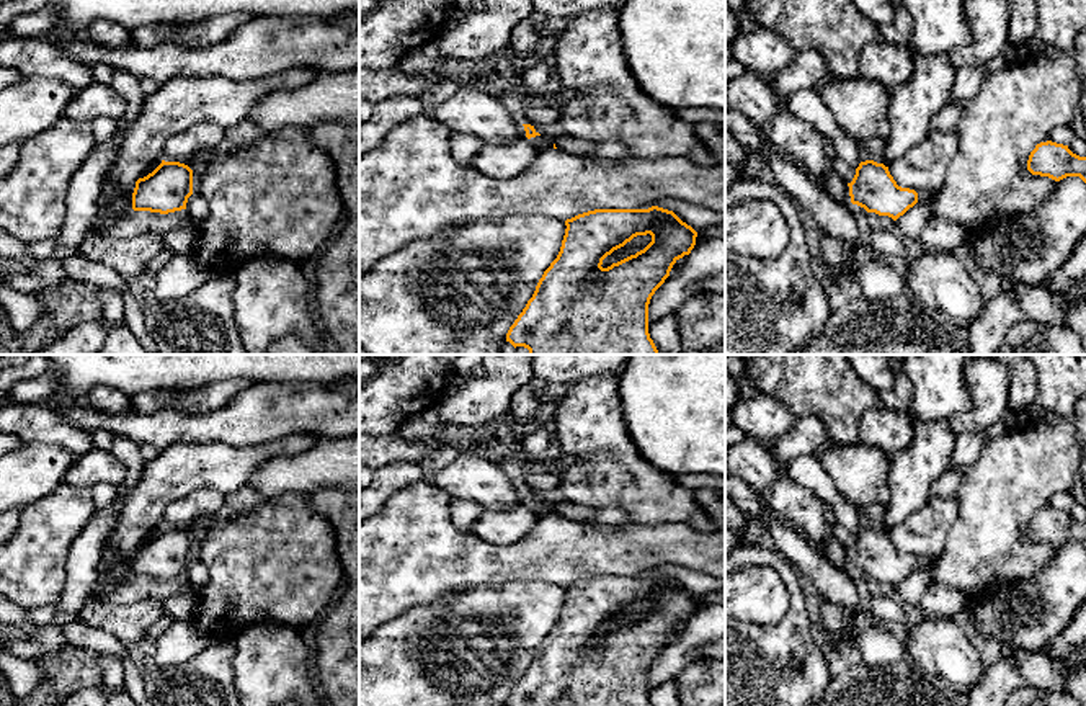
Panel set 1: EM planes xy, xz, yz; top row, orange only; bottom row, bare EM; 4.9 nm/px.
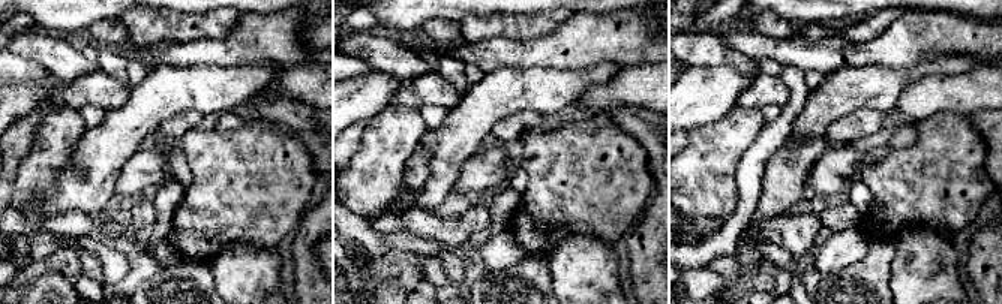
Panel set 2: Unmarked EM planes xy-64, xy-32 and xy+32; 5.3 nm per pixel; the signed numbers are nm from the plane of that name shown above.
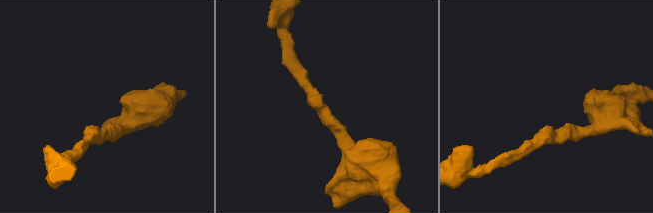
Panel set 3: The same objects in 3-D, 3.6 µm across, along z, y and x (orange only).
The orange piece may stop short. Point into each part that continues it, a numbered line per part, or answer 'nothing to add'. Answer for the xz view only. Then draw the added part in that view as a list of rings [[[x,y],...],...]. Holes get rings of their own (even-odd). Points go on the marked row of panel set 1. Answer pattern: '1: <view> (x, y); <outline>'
nothing to add

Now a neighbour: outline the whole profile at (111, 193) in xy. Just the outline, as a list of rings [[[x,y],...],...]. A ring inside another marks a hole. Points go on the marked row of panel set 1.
[[[103,181],[101,185],[101,196],[100,203],[111,206],[116,206],[116,214],[111,217],[108,227],[114,226],[118,221],[121,221],[129,211],[132,211],[132,193],[134,193],[136,183],[132,186],[118,186],[113,181]]]

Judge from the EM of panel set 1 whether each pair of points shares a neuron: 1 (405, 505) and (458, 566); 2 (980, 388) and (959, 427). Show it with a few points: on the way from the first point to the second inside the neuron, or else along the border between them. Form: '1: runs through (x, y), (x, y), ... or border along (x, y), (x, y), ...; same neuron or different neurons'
1: runs through (415, 520), (443, 551); same neuron
2: runs through (980, 397), (980, 407), (969, 419); same neuron

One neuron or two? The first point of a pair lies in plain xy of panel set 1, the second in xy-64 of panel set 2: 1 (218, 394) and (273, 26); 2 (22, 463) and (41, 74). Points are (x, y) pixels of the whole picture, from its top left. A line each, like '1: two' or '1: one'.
1: two
2: two

